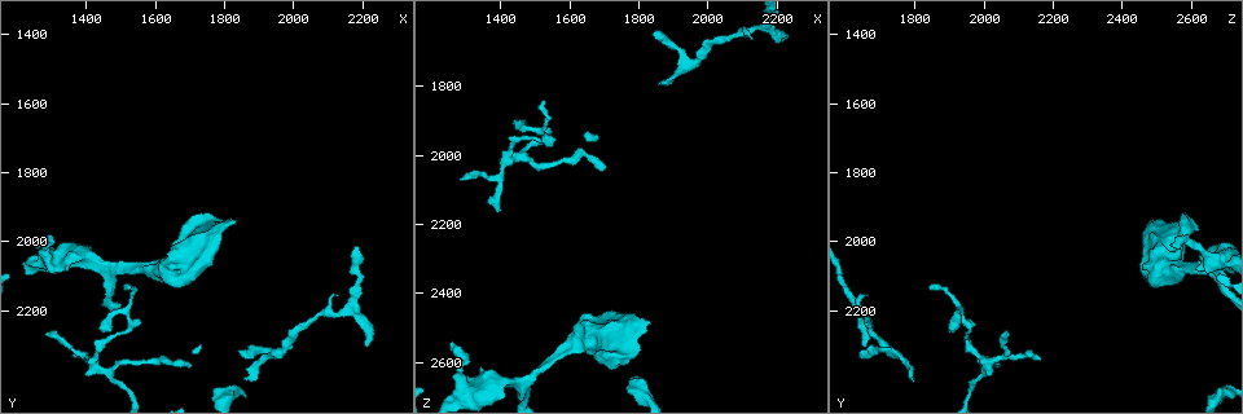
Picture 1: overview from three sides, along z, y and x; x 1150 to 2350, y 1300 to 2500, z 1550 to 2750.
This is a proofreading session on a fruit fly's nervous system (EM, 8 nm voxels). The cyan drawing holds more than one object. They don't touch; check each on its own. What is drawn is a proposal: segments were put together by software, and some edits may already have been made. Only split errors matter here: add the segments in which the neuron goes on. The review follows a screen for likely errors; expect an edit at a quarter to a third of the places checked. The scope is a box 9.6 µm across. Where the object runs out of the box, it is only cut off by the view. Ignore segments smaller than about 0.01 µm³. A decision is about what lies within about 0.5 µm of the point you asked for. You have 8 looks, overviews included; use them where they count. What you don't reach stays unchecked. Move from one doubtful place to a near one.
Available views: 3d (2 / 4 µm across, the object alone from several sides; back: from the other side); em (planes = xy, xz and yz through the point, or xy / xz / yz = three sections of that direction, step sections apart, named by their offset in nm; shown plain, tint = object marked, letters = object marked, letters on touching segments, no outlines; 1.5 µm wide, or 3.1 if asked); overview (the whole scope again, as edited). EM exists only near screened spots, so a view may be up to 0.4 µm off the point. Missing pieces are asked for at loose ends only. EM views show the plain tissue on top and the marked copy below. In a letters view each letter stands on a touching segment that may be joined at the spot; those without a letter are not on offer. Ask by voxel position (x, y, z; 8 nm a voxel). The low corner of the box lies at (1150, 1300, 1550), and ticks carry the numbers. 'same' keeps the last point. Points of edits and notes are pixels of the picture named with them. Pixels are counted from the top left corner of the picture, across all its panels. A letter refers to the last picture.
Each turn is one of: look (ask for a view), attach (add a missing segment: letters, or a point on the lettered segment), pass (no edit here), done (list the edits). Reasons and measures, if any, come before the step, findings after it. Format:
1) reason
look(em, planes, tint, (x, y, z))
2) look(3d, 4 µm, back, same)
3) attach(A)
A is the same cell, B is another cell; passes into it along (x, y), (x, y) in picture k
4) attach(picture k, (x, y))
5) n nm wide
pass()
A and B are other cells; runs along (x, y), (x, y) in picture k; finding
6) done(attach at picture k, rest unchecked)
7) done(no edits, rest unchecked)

stops while still wide
look(3d, 2 µm, (1830, 1950, 2480))

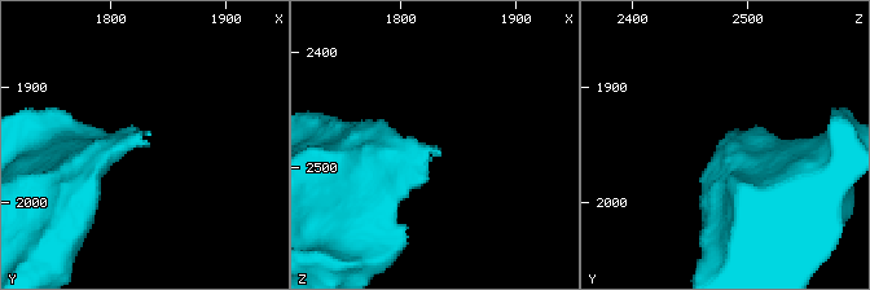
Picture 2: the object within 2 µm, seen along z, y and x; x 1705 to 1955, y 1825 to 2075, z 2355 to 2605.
look(em, planes, letters, (1832, 1938, 2484))

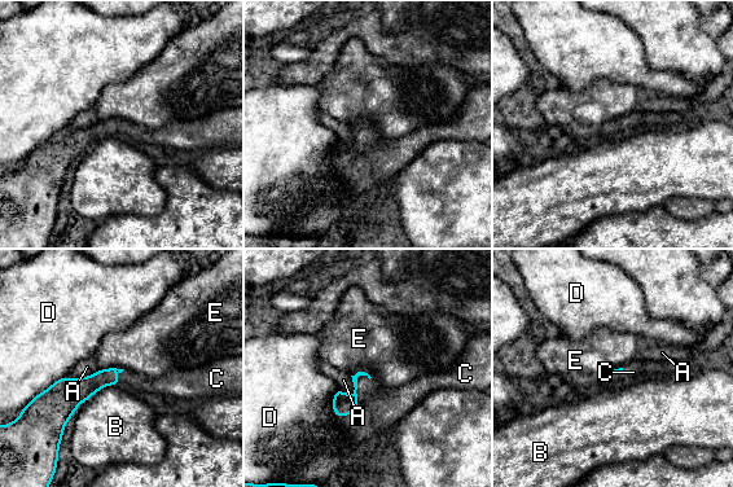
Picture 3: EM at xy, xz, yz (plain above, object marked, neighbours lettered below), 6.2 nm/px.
attach(C)
C is the same cell, A, B, D and E are other cells; passes into it along (343, 404), (356, 386), (377, 400) in picture 3; the neuron continues

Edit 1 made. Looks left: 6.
free end
look(em, planes, letters, (1520, 2130, 1840))

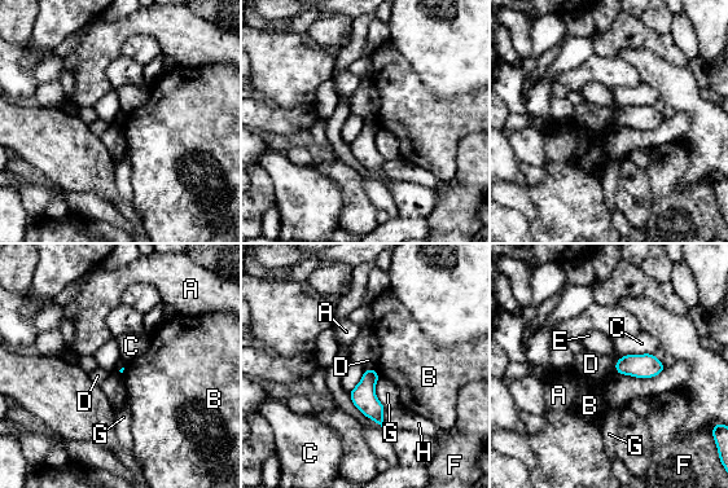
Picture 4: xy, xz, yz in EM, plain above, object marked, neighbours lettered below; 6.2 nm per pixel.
G touches over 200 nm
pass()
A, B, C, D, E, F, G and H are other cells; none of them fits

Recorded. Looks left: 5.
branch stops here
look(em, planes, tint, (2210, 2300, 1660))

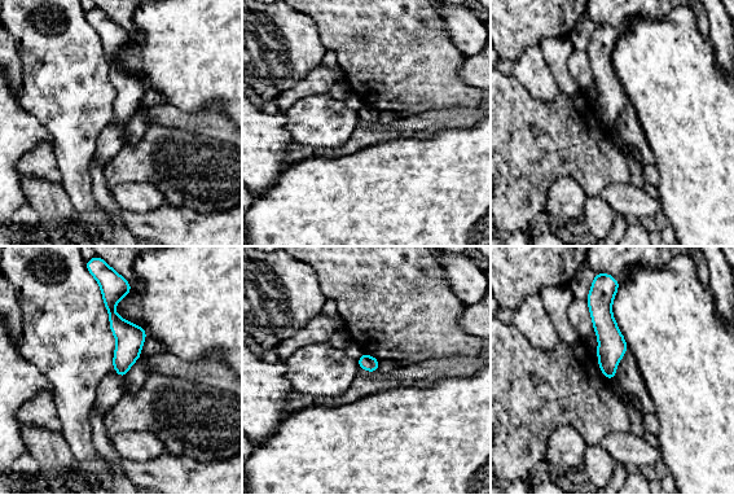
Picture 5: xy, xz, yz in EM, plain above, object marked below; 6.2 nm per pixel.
see the neighbours
look(em, planes, letters, same)

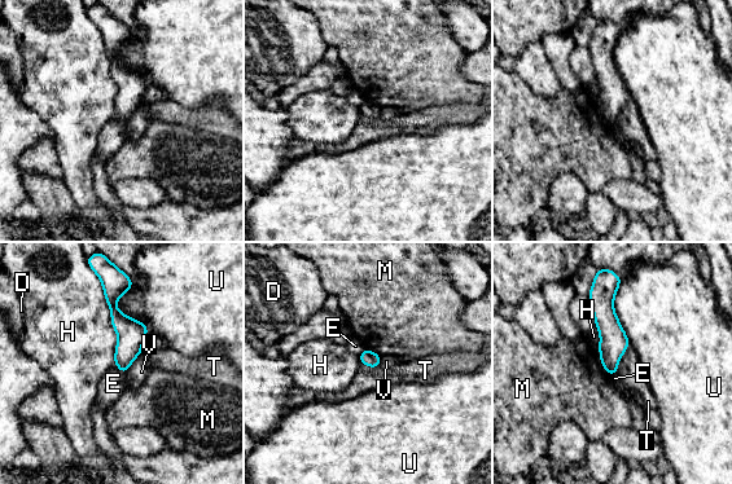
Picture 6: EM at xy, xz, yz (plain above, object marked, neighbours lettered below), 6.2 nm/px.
pass()
D, E, H, M, T, U and V are other cells; runs along (612, 289), (606, 295), (610, 370) in picture 6; no lettered segment goes on from it

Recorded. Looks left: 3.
done(attach at picture 3, rest unchecked)

